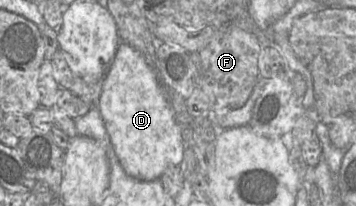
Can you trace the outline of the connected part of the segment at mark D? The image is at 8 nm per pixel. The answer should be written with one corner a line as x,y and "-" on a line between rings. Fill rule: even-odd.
120,42
118,45
115,56
101,82
101,94
96,105
114,151
127,175
139,180
151,181
159,179
169,166
175,166
181,162
183,145
174,112
158,81
158,76
148,66
142,54
131,45
125,42

